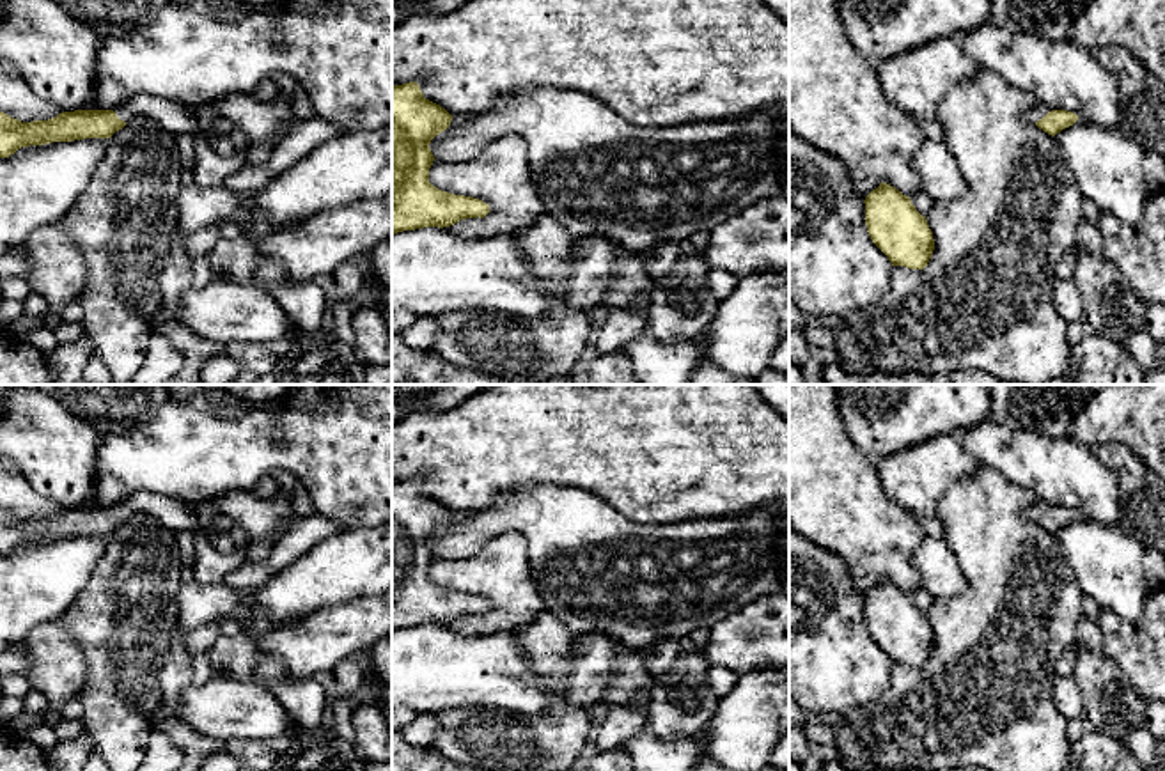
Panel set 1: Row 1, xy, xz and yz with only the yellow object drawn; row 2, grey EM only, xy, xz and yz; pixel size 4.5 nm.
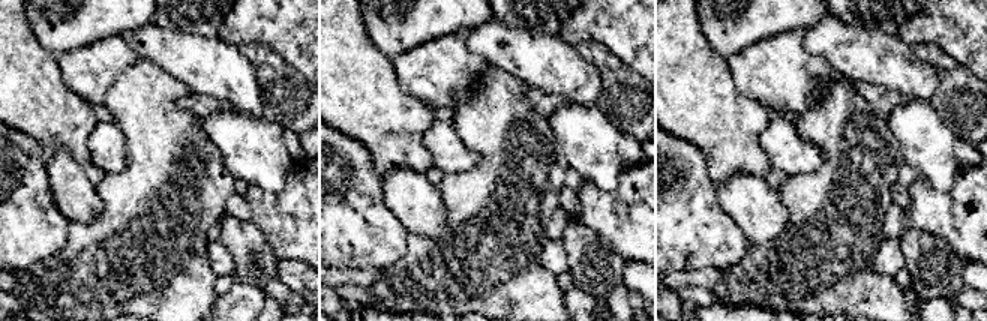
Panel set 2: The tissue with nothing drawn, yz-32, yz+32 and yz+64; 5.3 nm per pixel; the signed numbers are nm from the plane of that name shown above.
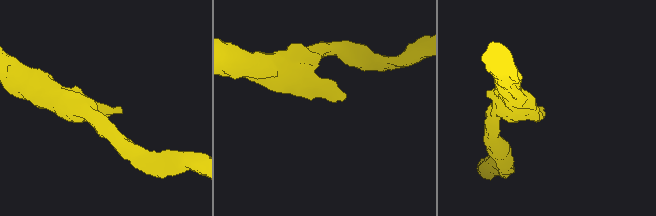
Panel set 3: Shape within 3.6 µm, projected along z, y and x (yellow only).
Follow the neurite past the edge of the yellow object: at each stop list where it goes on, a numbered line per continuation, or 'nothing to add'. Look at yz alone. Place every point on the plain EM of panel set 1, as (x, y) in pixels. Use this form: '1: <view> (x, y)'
1: yz (1039, 507)

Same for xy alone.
1: xy (169, 513)

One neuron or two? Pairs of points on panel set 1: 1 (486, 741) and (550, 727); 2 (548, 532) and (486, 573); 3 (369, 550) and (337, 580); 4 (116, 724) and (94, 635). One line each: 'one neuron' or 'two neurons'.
1: one neuron
2: two neurons
3: one neuron
4: one neuron

